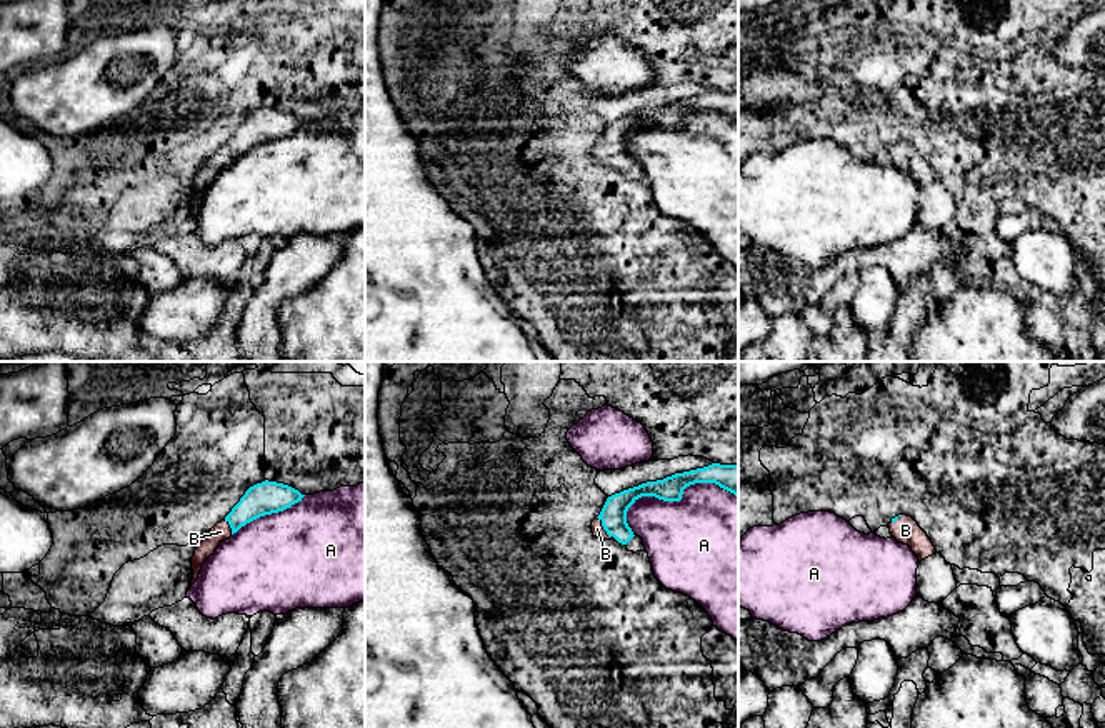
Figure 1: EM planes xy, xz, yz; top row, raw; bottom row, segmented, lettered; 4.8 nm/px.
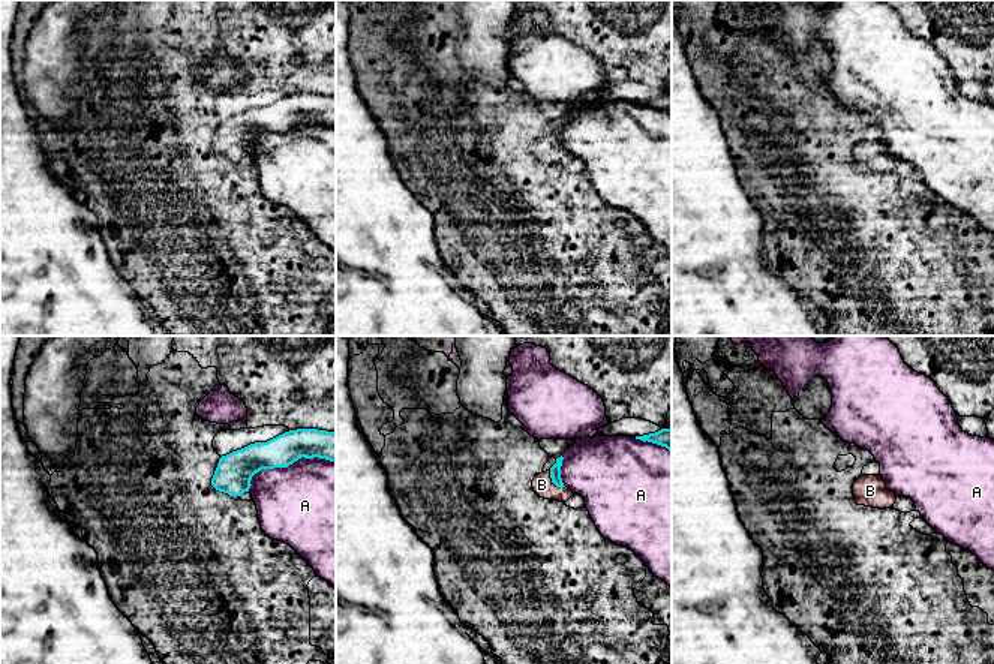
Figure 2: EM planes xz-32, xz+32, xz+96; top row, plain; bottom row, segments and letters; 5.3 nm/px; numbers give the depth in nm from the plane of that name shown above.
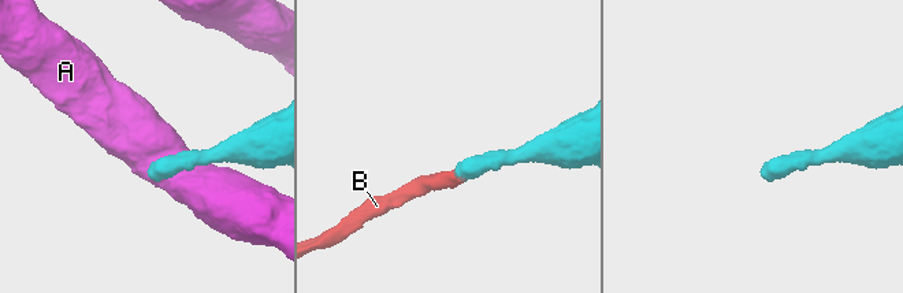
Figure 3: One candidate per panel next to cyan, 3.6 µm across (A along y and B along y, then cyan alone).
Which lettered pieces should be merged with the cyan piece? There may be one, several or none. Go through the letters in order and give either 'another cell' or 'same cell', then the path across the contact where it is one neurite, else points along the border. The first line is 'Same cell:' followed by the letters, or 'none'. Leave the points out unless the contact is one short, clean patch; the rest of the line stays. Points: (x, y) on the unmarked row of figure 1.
Same cell: B
A: another cell
B: same cell; runs through xz (614, 140), (604, 155), (597, 155)

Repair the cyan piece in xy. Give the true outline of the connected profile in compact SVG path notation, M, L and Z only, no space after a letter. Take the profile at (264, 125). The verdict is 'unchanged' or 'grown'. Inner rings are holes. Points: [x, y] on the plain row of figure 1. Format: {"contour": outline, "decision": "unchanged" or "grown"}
{"contour": "M268 107L250 113L232 138L197 170L195 182L192 183L192 212L197 208L202 192L217 178L222 168L228 167L247 150L265 142L283 138L302 128L303 123L288 112Z", "decision": "grown"}

